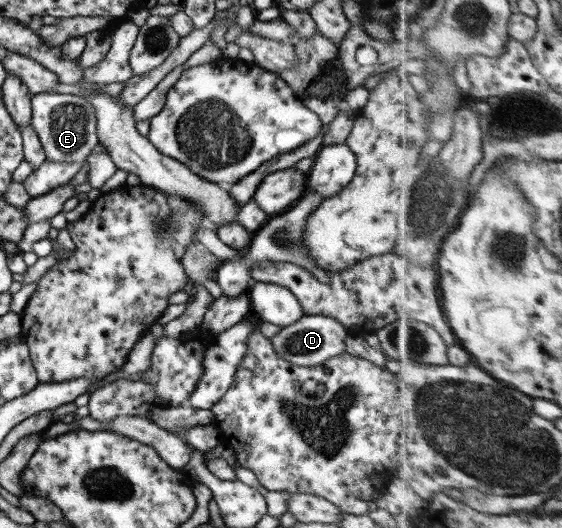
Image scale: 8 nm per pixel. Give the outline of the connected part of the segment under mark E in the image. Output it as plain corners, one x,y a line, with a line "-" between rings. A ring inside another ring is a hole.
45,92
31,98
31,126
41,141
45,157
60,163
80,163
99,144
97,117
94,107
76,95

